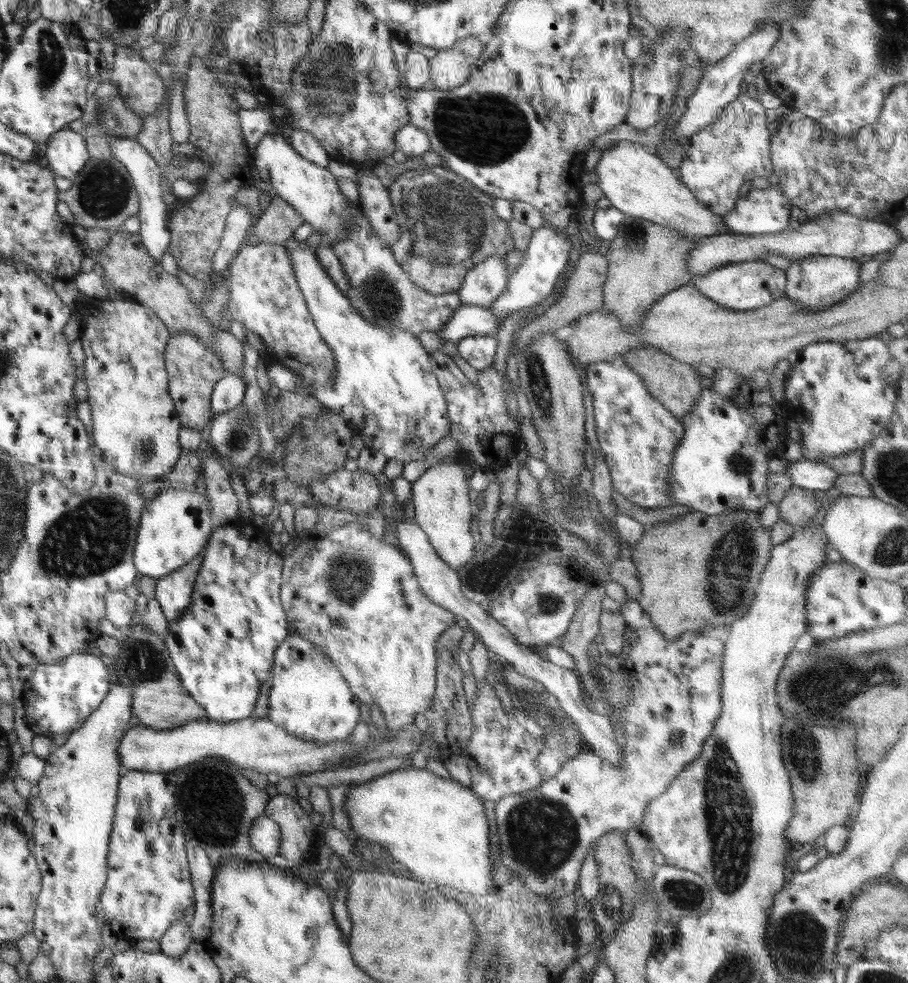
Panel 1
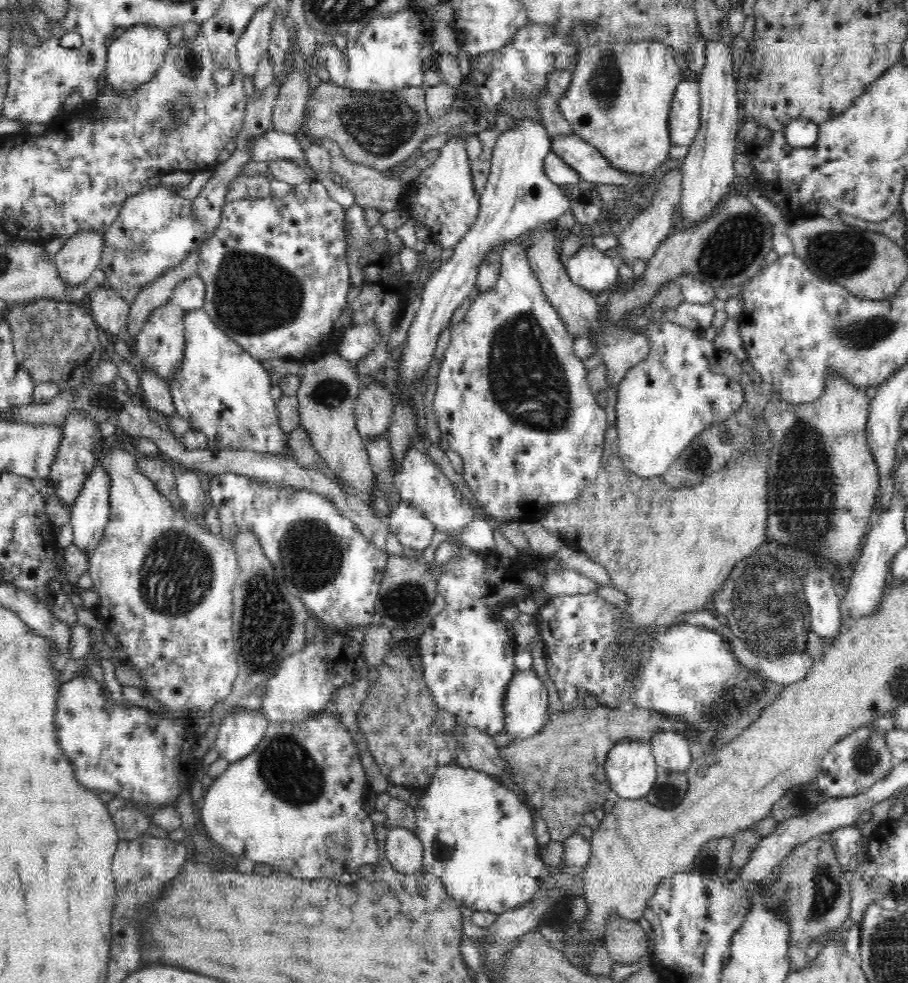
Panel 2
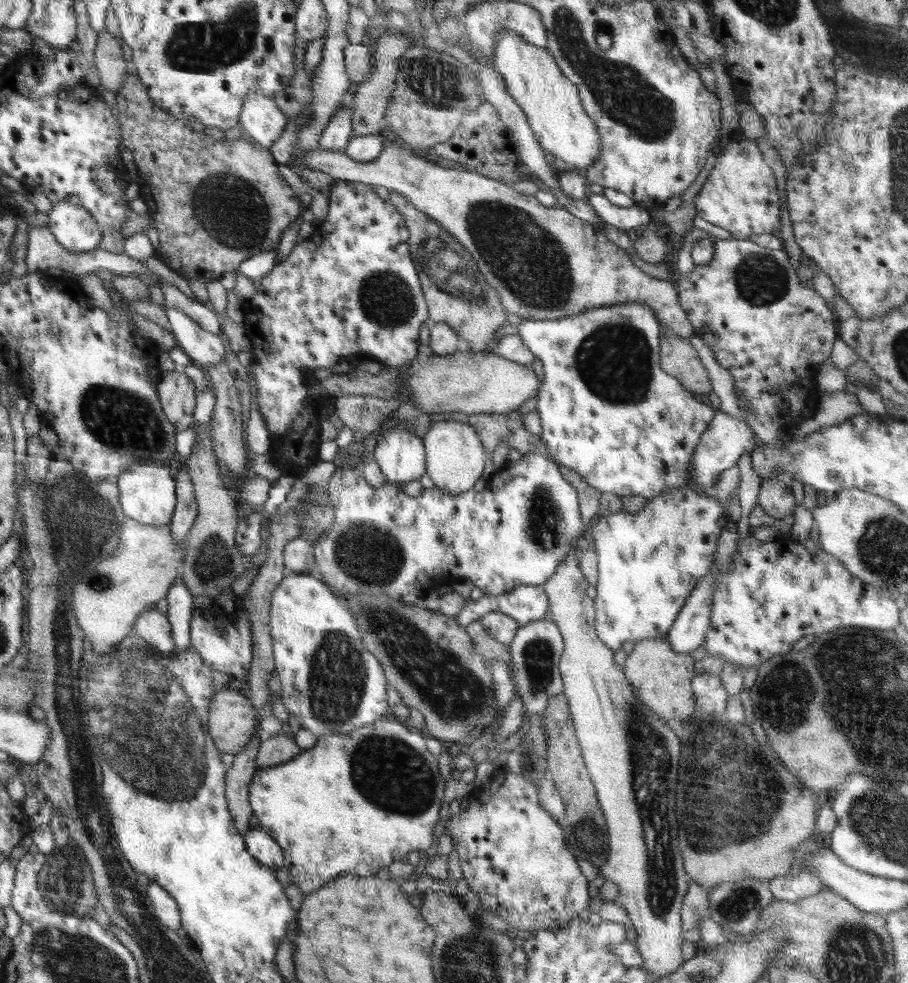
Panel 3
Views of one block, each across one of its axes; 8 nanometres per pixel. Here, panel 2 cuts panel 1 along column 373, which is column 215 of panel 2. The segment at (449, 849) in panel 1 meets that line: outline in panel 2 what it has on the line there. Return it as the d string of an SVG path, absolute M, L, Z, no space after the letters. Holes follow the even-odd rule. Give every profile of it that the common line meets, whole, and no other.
M322 714L318 718L311 717L303 722L296 723L270 723L267 728L267 734L263 742L258 746L252 755L245 757L243 760L230 763L225 772L214 779L214 783L208 788L203 796L204 803L200 810L199 821L206 830L207 836L219 849L222 856L226 857L226 852L232 854L246 854L246 858L254 862L266 862L274 870L288 872L296 878L328 878L328 876L340 876L342 880L348 874L358 873L360 866L371 864L378 865L381 862L376 836L374 835L374 823L370 815L364 810L366 796L369 793L366 780L366 772L360 763L359 750L350 736L346 726L342 724L341 718L335 714Z

